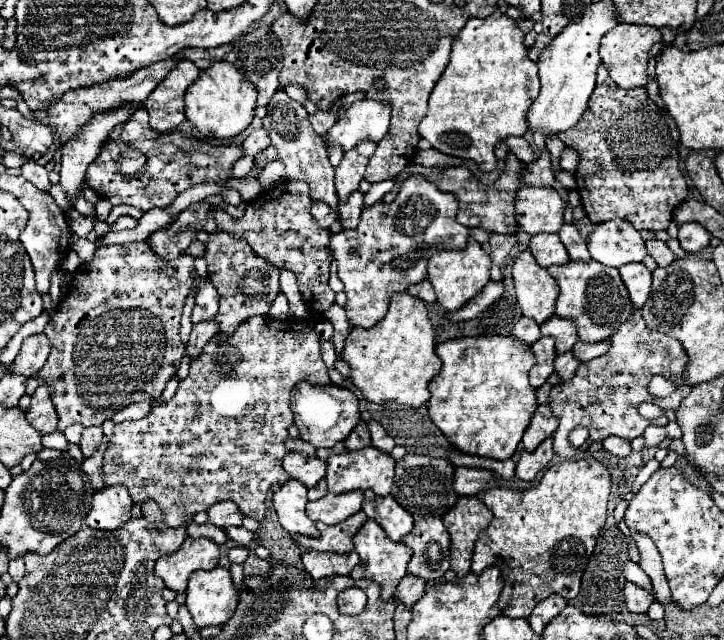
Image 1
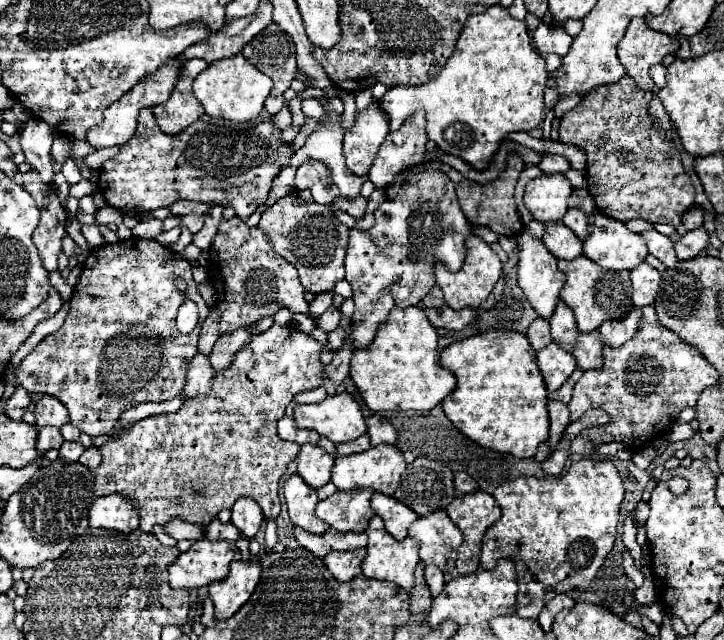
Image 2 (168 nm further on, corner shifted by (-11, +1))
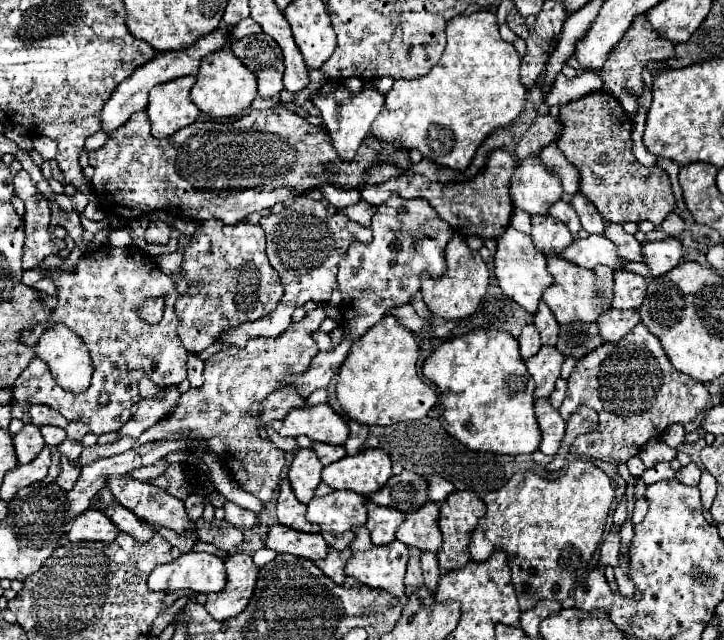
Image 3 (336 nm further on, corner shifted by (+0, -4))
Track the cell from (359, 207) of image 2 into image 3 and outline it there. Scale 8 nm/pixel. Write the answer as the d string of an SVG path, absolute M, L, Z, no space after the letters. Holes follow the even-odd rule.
M359 201L359 203L341 209L339 213L343 213L347 219L353 219L355 223L361 223L361 225L365 227L370 227L371 217L373 217L373 213L375 213L375 207L367 205L365 201Z

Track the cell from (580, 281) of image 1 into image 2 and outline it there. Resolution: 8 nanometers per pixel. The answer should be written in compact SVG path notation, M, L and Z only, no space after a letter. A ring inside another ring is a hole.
M578 256L574 260L558 260L558 270L566 274L566 284L560 290L560 300L574 312L576 326L580 332L594 332L606 320L616 320L628 314L632 308L632 284L628 270L604 270L590 258Z

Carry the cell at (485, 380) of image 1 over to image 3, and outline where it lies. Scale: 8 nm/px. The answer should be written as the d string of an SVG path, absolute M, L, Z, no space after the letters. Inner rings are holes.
M475 329L461 337L441 343L423 363L423 375L431 379L441 391L441 415L445 431L473 451L505 453L505 455L531 455L539 449L541 433L533 413L533 377L525 369L519 355L519 343L507 331Z

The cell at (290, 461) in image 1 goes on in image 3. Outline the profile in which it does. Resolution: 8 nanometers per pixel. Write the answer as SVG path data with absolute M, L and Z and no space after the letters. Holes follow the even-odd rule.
M297 449L295 459L289 467L289 481L295 491L295 497L301 503L309 503L313 499L315 487L321 483L321 461L317 459L313 449Z

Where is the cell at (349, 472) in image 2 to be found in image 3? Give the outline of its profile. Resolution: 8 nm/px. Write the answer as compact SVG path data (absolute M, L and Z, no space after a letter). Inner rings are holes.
M365 449L353 457L343 457L323 469L323 483L331 489L353 489L371 497L391 477L391 459L381 449Z

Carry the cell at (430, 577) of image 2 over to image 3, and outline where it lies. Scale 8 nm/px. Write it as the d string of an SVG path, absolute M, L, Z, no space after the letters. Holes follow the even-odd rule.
M423 553L421 555L421 567L423 567L423 577L425 577L425 587L429 591L435 591L437 589L437 581L439 581L437 557L433 553Z

